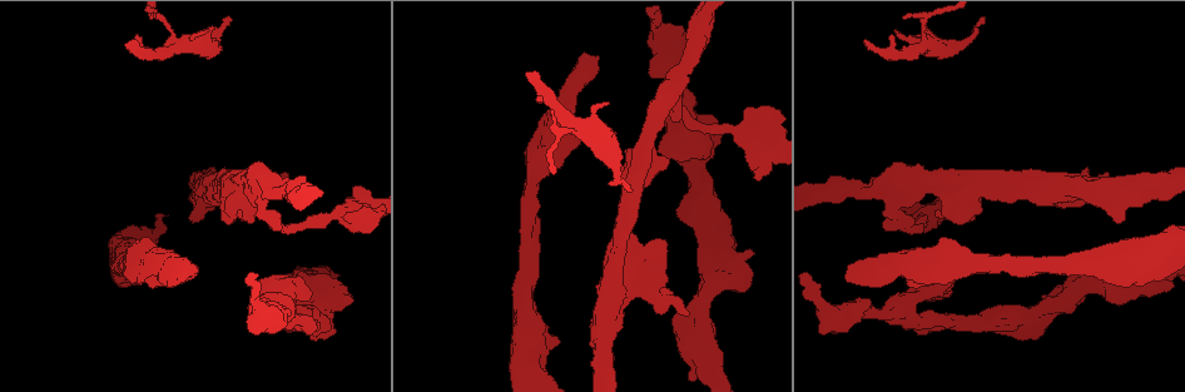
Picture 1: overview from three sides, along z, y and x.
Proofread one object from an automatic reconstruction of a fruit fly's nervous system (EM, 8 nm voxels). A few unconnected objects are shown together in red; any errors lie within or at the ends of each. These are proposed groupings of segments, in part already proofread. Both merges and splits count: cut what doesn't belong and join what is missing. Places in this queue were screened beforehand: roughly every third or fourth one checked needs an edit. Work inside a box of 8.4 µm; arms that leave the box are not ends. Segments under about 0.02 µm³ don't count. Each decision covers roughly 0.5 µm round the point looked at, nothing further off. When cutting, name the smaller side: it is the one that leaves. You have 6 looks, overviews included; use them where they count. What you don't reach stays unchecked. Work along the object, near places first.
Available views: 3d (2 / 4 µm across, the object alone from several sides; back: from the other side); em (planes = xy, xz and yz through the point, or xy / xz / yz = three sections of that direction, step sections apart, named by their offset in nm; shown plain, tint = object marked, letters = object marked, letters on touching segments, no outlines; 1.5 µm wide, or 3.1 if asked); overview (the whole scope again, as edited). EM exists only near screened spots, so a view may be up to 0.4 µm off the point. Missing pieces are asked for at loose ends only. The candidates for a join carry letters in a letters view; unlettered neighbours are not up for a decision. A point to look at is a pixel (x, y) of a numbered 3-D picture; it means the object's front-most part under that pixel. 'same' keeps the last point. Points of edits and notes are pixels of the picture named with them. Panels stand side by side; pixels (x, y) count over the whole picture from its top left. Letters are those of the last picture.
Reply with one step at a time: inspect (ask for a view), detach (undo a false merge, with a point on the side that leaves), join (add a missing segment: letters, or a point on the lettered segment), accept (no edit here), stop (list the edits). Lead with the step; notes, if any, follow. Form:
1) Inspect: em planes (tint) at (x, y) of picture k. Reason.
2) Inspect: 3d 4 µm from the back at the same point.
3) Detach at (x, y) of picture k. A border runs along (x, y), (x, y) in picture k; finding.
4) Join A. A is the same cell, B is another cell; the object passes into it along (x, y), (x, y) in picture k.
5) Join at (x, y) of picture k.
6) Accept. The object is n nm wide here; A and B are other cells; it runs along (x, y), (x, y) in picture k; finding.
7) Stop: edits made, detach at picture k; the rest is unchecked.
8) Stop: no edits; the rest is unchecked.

Inspect: em planes (letters) at (212, 47) of picture 1. Calibre changes.

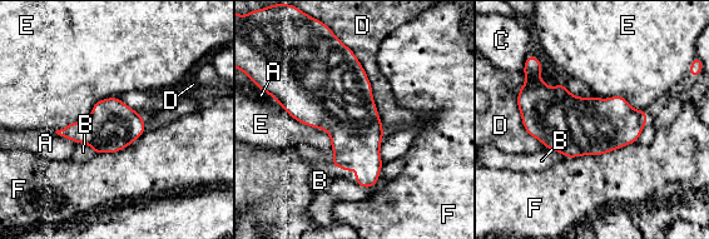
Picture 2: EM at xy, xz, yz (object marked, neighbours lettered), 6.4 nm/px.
Accept. A, B, C, D, E and F are other cells; a border runs along (321, 21), (362, 66), (383, 125) in picture 2; continuous, no second neuron.

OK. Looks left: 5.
Inspect: 3d 2 µm at (530, 71) of picture 1. Free end.

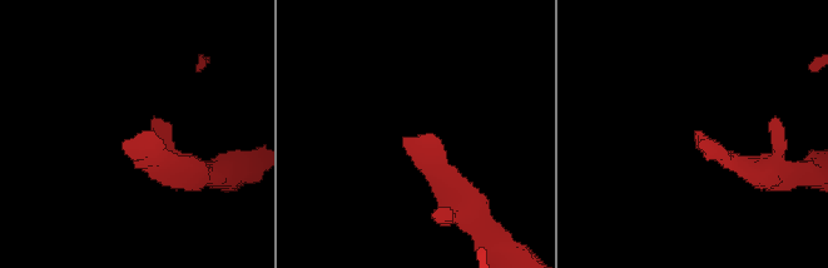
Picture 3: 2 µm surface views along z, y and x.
Inspect: em planes (letters) at (131, 144) of picture 3. Need the tissue.

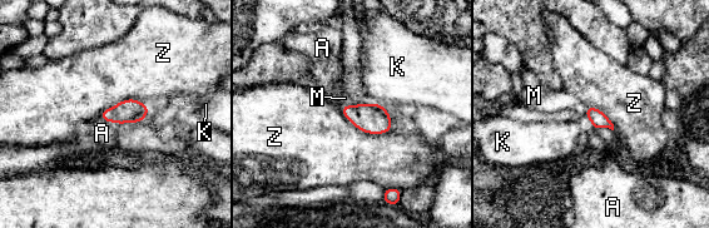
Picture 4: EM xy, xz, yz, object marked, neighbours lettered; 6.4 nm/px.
Join M. M is the same cell, A, K and Z are other cells; the neuron continues.

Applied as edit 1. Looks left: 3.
Inspect: overview. See it whole again.

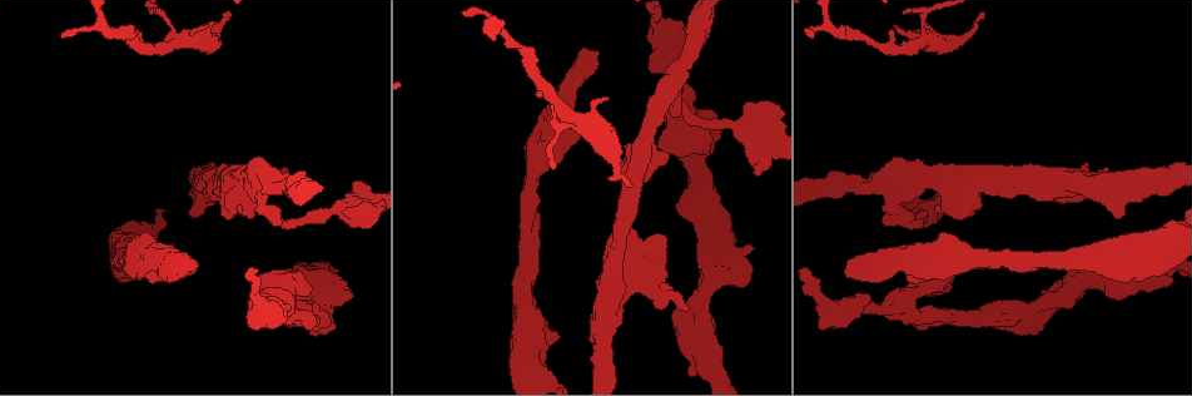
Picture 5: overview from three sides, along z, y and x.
Inspect: em xz step 8 (letters) at (312, 315) of picture 5. Branch stops here.

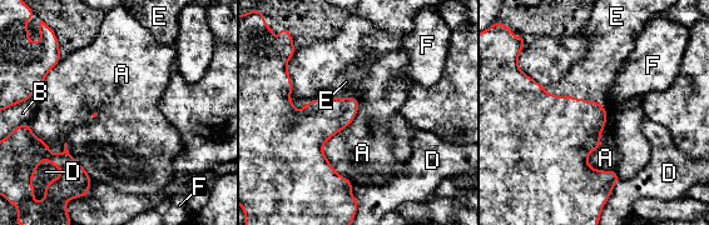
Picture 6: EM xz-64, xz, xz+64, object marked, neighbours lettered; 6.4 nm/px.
Join E. E is the same cell, A, B, D and F are other cells; it goes on there.

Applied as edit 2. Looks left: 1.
Stop: edits made, join at picture 4, join at picture 6; the rest is unchecked.

